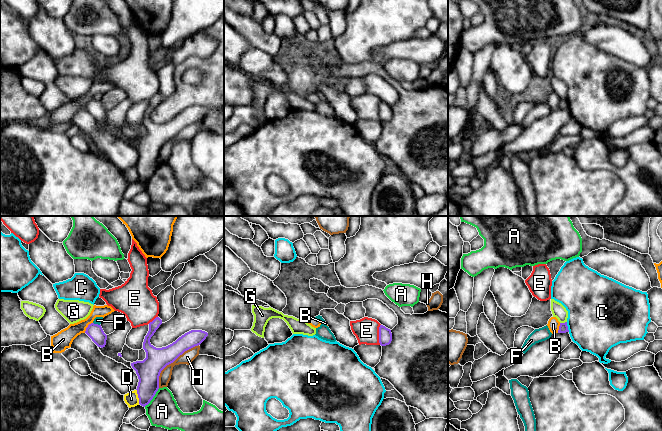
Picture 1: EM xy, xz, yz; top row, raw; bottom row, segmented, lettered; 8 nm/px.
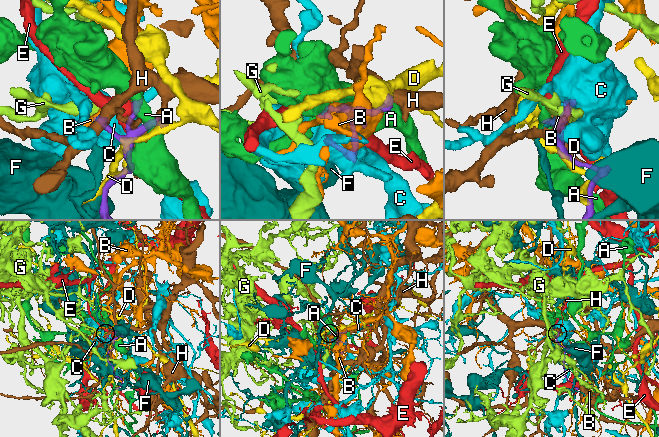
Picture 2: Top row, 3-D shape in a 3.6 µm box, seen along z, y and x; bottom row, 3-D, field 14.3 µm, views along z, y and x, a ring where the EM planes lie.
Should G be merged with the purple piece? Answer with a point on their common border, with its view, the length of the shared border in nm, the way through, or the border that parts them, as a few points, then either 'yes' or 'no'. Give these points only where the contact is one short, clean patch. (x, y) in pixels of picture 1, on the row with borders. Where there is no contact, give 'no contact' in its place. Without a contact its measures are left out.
meets purple in yz at (563, 323); contact 60 nm long; border along yz (566, 321), (560, 323); no

